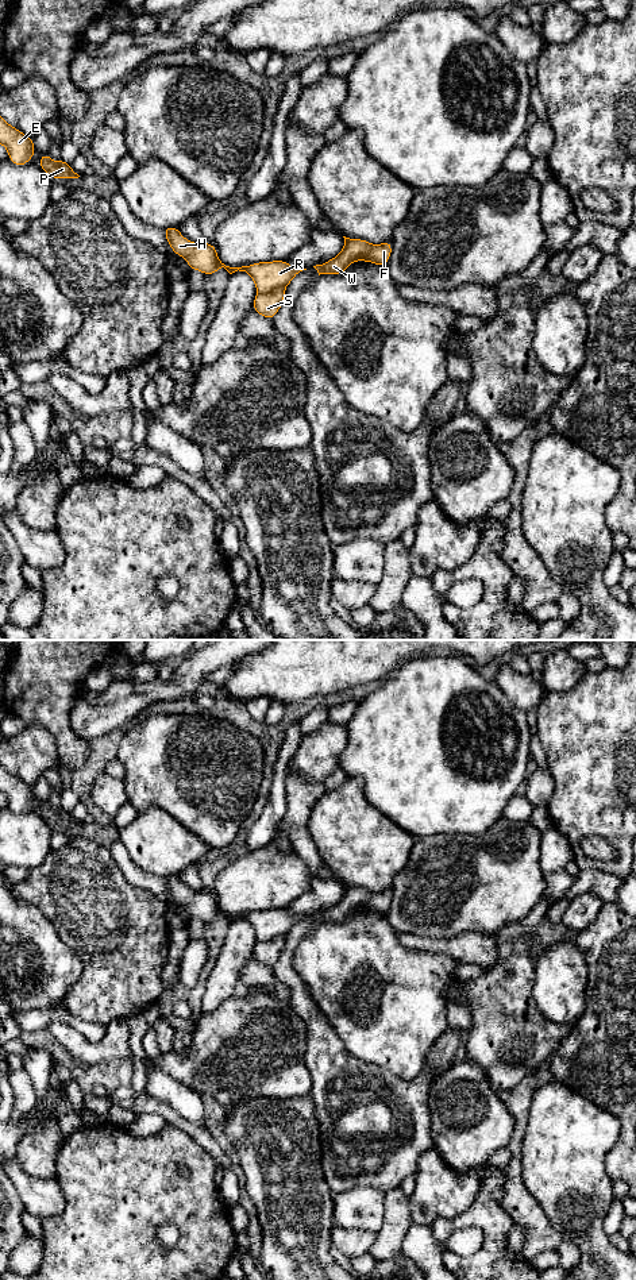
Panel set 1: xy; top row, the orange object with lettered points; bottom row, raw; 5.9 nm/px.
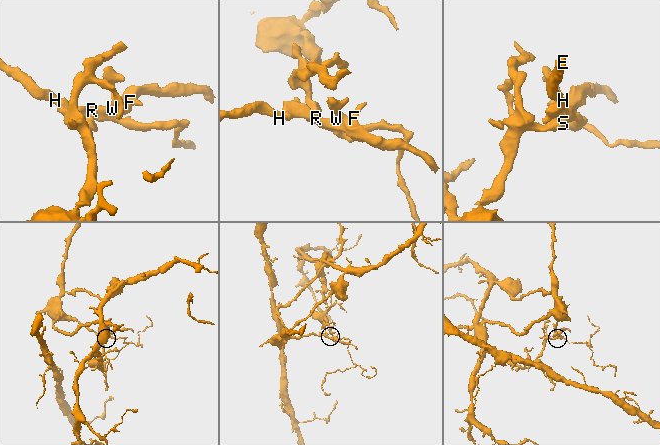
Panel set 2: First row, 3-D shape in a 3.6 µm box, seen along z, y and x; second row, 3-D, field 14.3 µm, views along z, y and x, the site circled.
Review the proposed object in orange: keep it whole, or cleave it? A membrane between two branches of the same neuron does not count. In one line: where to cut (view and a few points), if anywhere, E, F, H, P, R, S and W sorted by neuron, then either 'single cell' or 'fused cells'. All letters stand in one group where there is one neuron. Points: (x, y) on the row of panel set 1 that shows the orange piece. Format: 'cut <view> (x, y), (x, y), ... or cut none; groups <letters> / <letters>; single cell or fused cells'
cut xy (284, 288), (258, 293); groups E F H P R W / S; fused cells

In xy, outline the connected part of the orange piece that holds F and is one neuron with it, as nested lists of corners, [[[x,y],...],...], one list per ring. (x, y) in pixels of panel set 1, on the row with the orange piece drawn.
[[[344,238],[344,247],[339,255],[324,262],[324,265],[313,266],[320,274],[342,274],[356,261],[371,262],[374,265],[386,266],[392,255],[392,242],[382,244],[371,244],[363,239]]]

